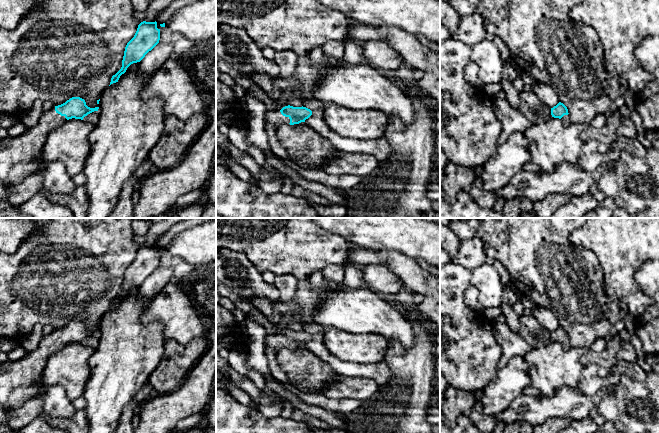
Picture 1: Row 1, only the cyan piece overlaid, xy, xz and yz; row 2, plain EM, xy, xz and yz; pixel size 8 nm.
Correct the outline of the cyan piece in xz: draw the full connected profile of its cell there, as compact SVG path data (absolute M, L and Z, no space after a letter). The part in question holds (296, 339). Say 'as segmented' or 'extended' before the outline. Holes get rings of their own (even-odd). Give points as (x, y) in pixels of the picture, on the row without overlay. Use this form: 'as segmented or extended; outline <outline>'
extended; outline M285 330L280 335L272 334L265 337L265 348L273 349L276 353L282 348L299 348L312 339L306 331Z

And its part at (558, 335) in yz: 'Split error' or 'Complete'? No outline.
Split error

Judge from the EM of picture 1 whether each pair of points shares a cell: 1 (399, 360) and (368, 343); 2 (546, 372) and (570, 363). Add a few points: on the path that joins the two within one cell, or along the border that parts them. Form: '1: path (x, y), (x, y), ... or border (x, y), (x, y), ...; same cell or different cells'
1: border (389, 342), (383, 360); different cells
2: path (552, 367), (564, 366); same cell

